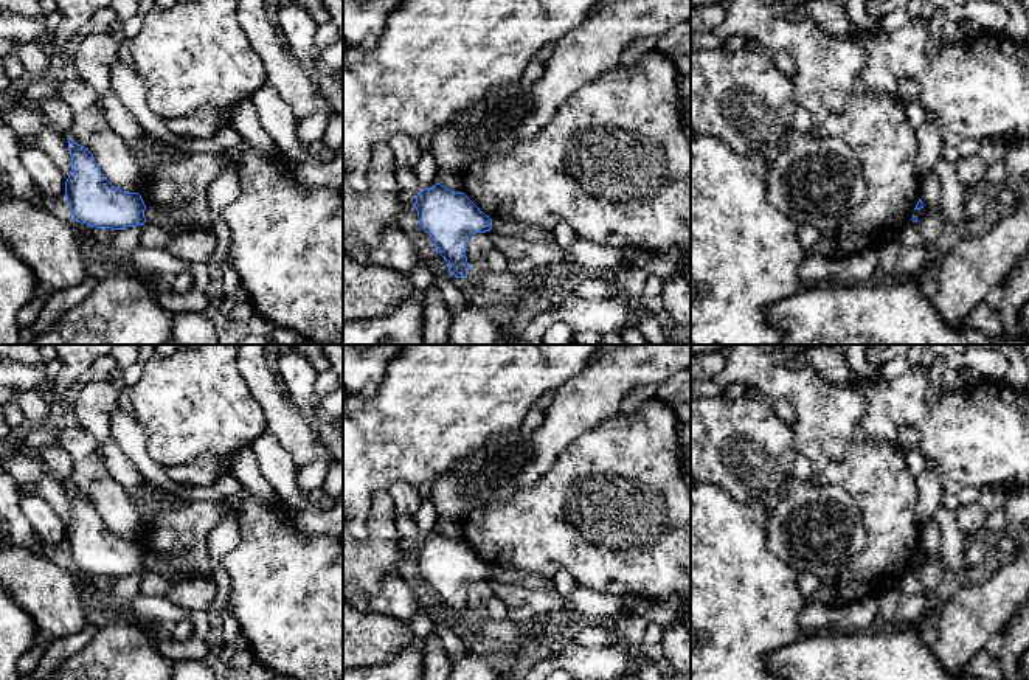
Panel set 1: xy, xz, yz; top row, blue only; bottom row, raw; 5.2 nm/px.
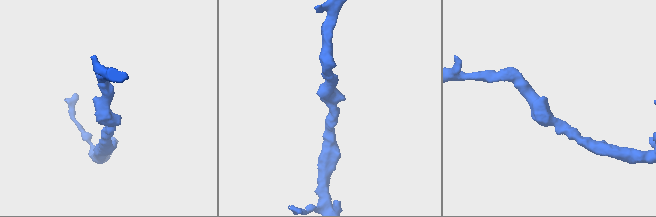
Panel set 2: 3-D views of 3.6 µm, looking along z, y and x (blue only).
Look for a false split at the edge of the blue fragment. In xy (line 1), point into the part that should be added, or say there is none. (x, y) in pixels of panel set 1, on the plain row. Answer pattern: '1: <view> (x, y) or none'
1: none

